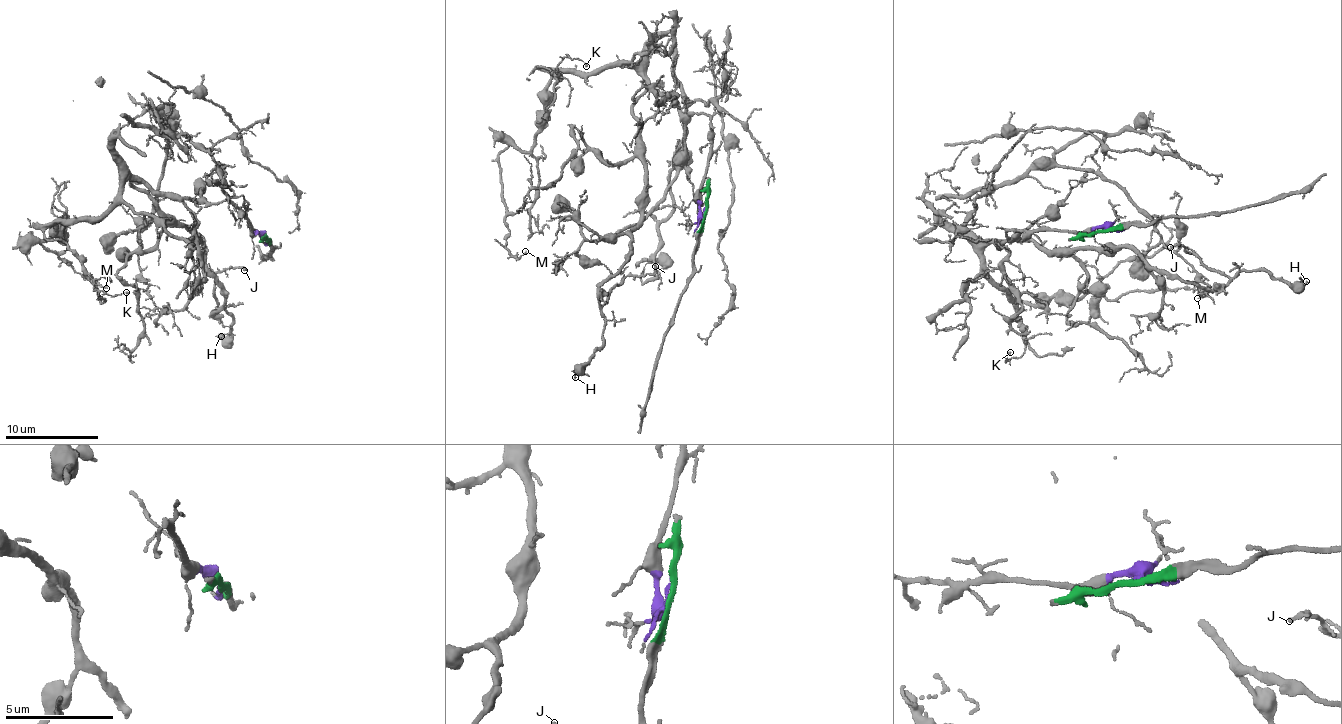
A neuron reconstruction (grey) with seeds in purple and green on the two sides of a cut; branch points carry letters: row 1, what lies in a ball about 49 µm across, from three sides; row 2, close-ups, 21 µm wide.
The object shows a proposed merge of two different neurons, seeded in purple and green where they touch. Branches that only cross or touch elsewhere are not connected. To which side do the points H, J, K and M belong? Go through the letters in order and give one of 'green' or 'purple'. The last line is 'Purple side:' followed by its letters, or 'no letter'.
H: purple
J: purple
K: purple
M: purple
Purple side: H, J, K, M

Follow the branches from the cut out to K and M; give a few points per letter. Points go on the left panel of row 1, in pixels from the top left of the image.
K: (266, 239), (227, 200), (157, 194), (131, 179), (108, 212), (44, 232), (67, 245), (92, 289), (127, 292)
M: (266, 239), (224, 199), (157, 194), (131, 179), (108, 212), (58, 220), (62, 239), (26, 239), (107, 287)

